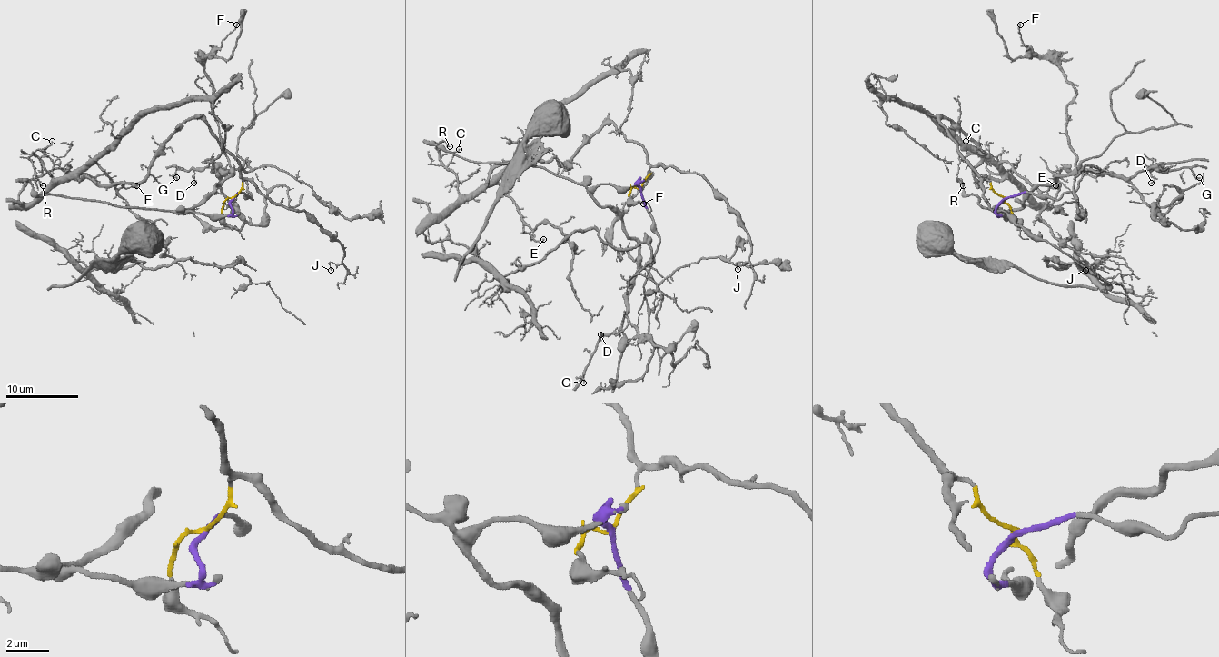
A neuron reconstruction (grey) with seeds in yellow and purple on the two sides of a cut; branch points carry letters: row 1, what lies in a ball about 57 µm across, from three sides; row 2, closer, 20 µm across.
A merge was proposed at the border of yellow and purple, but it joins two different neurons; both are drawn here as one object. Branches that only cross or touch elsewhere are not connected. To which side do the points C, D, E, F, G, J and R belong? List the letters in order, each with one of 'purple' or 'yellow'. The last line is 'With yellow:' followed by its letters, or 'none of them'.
C: yellow
D: purple
E: yellow
F: purple
G: purple
J: yellow
R: yellow
With yellow: C, E, J, R

